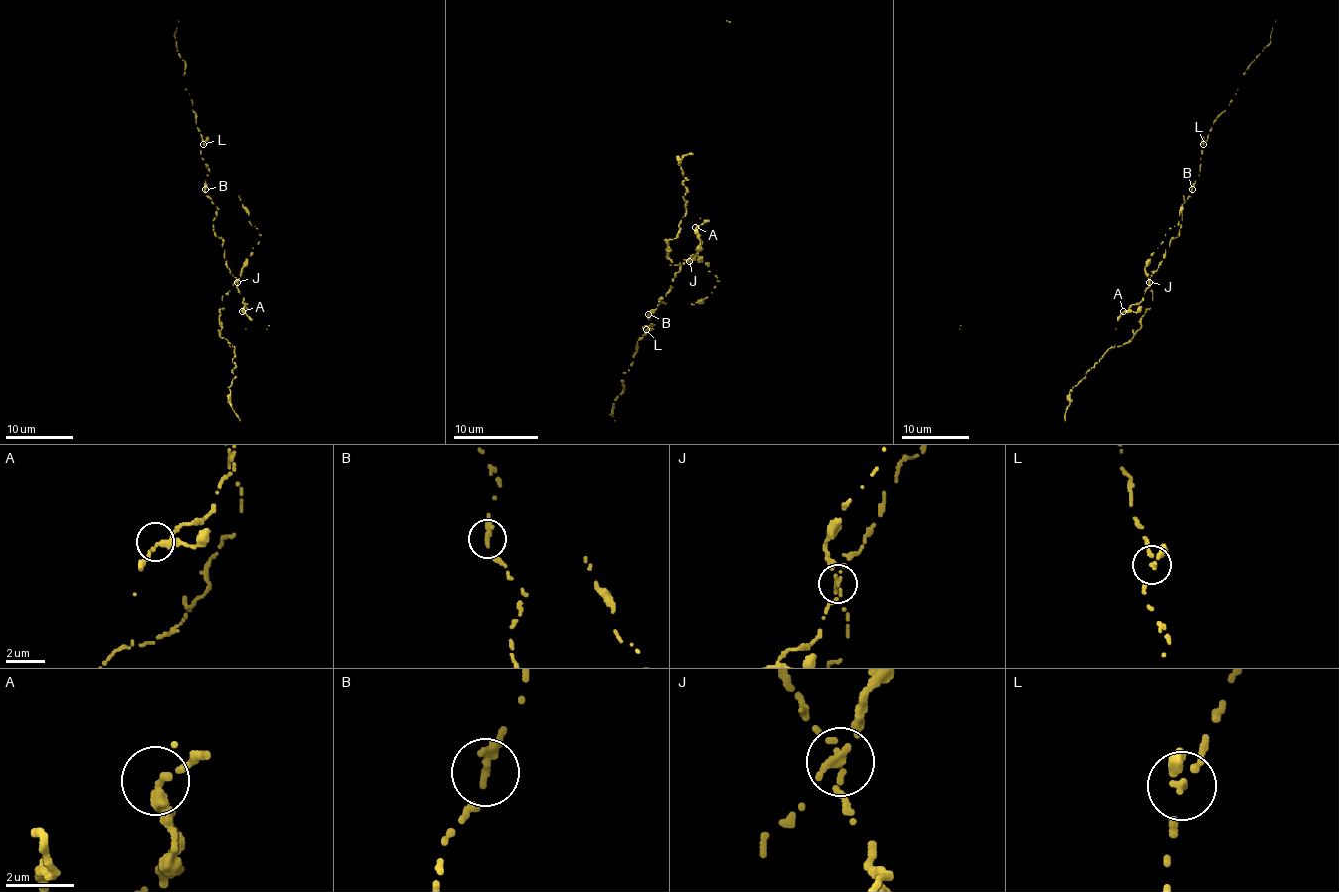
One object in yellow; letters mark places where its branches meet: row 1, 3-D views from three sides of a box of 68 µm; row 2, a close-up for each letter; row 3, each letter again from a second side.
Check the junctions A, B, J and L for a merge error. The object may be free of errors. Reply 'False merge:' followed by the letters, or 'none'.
False merge: J

